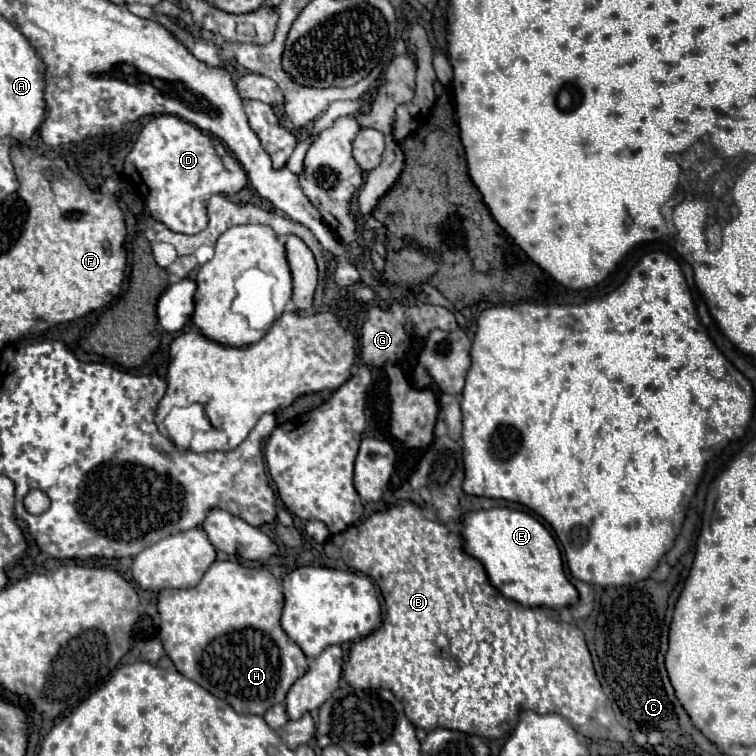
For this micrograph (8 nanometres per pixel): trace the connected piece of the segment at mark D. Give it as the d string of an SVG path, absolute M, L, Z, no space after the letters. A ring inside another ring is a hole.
M158 115L144 125L124 159L124 175L146 199L150 217L164 223L170 231L184 235L205 229L206 207L212 195L234 195L246 185L246 173L240 163L226 149L218 149L212 137L176 115Z

